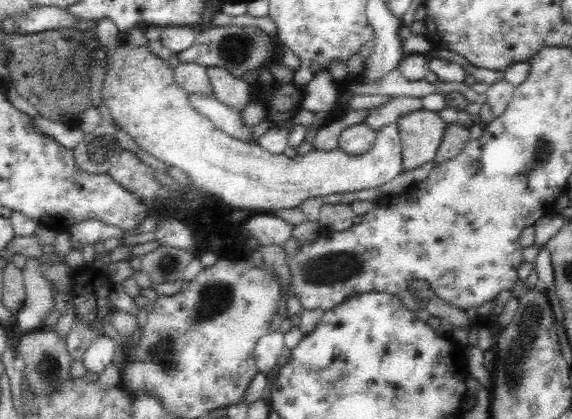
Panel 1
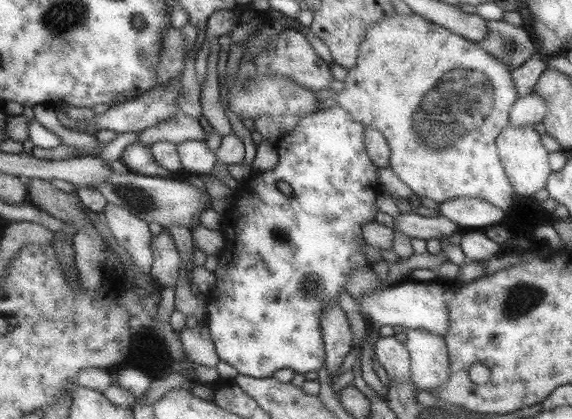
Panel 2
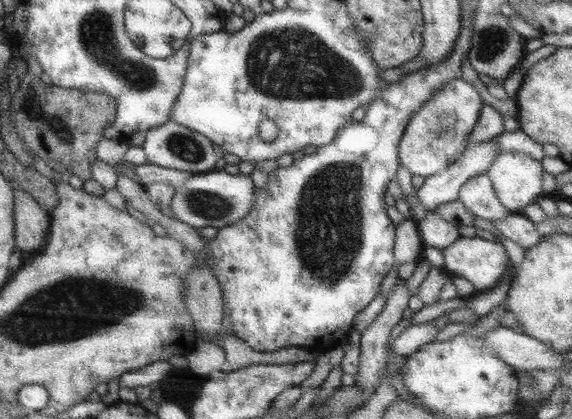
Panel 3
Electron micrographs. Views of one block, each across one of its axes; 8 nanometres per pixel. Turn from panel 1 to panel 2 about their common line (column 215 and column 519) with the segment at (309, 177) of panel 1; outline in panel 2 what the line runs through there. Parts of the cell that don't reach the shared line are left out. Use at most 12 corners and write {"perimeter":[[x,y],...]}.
{"perimeter":[[533,126],[495,139],[505,174],[522,197],[546,187],[553,170]]}

